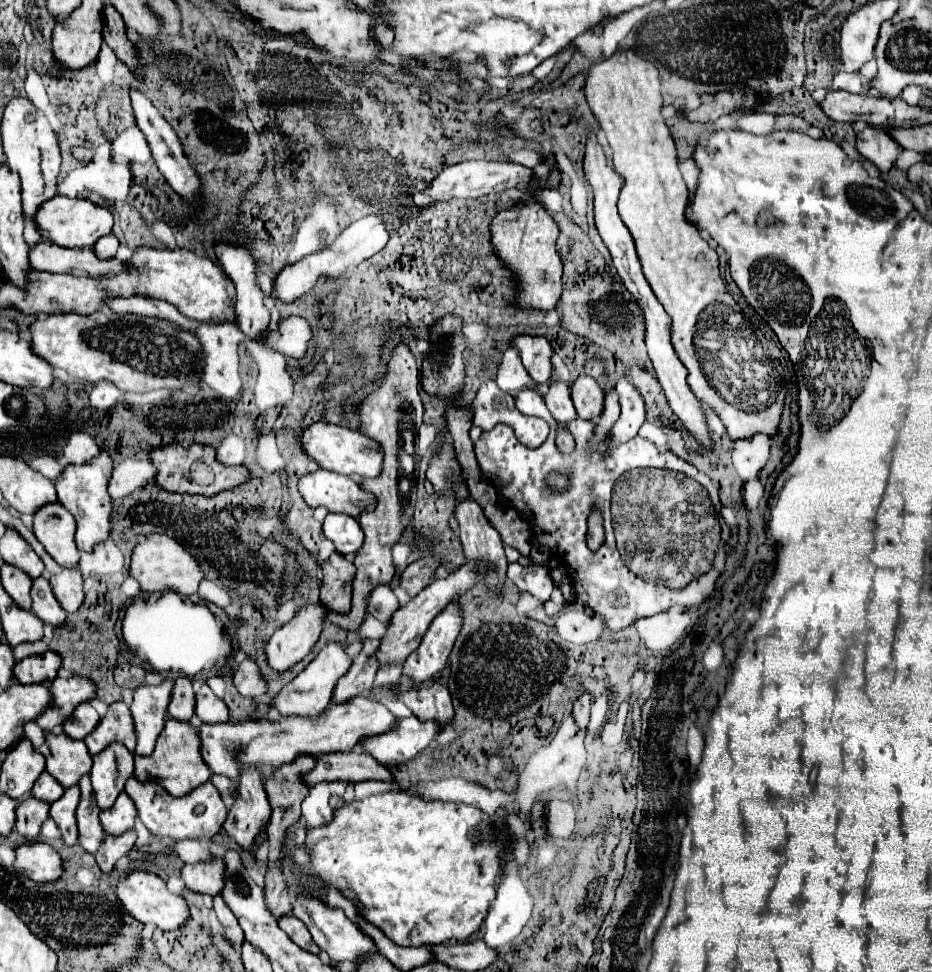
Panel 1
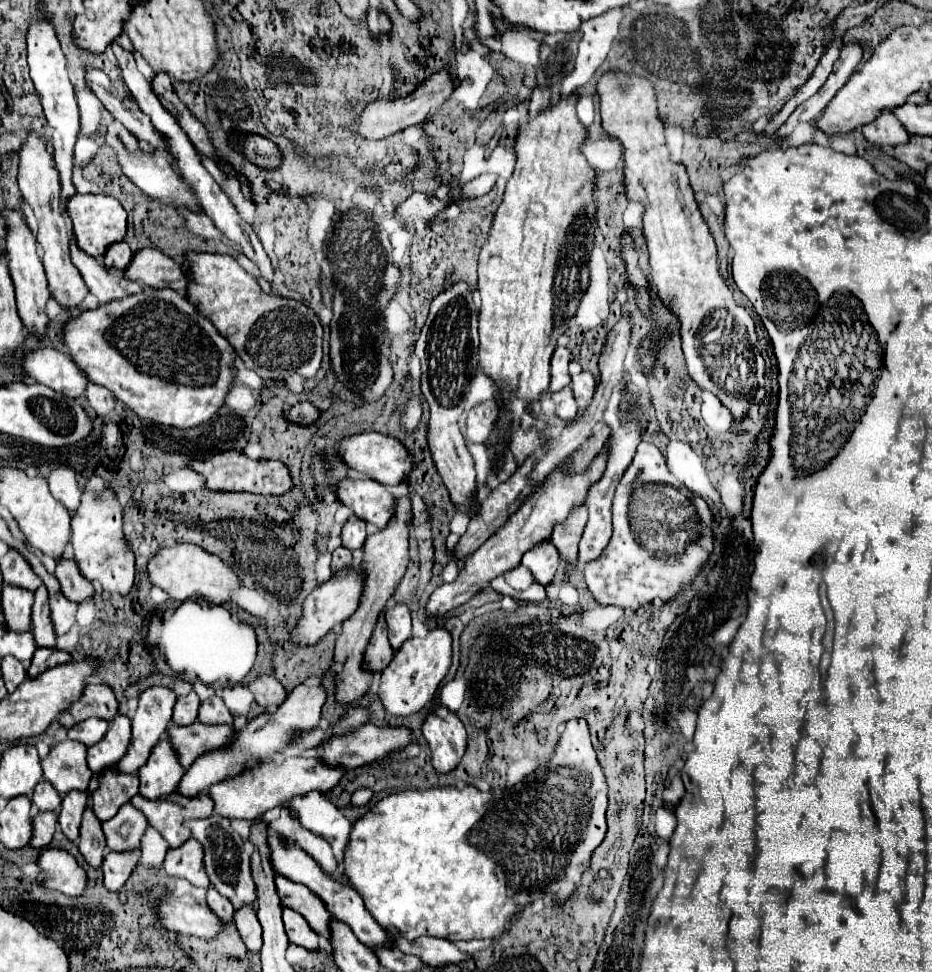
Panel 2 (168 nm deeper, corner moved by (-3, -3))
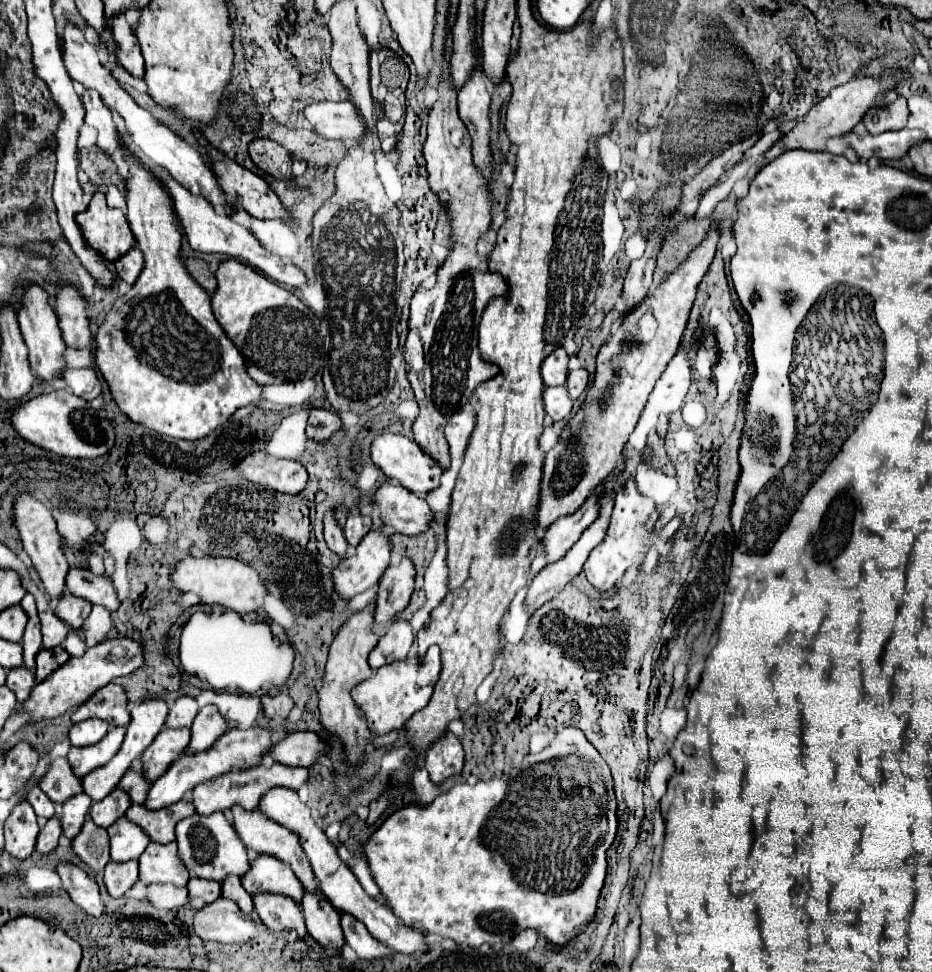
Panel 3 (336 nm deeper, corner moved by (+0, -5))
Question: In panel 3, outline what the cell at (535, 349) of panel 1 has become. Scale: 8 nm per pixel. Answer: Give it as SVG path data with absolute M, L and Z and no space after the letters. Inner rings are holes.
M563 347L555 349L551 355L545 357L545 361L541 363L541 377L543 377L543 383L547 387L565 383L565 379L567 379L567 361L569 361L569 355Z

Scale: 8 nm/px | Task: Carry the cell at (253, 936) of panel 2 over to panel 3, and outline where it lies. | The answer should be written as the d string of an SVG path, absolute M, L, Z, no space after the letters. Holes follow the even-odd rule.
M227 875L223 881L223 889L221 889L221 897L235 901L241 911L253 911L253 899L251 895L243 889L241 879L237 875Z

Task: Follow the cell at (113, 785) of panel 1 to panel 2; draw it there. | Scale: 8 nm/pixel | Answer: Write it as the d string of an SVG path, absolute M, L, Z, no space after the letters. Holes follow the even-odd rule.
M108 765L100 771L100 785L96 793L92 793L92 809L100 821L106 821L136 793L138 777L132 773L120 773L116 765Z

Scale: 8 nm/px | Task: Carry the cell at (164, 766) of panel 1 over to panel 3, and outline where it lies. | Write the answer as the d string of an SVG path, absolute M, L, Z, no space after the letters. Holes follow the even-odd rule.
M129 769L129 771L121 777L117 789L123 789L123 791L131 797L133 803L141 803L141 801L145 801L145 795L147 795L147 791L149 791L149 785L151 785L151 783L139 775L139 769Z

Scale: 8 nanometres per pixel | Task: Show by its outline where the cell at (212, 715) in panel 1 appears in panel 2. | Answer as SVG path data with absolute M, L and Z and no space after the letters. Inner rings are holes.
M212 695L206 701L202 701L198 721L206 725L232 725L234 719L232 719L232 713L226 709L224 701L218 695Z

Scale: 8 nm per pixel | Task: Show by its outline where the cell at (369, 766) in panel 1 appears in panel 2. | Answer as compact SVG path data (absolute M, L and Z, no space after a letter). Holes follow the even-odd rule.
M290 757L284 763L274 763L268 761L264 765L248 769L246 773L238 775L238 777L228 777L216 785L212 785L208 789L210 797L214 799L214 811L222 817L234 819L258 819L262 817L268 809L276 807L276 805L288 805L294 797L306 795L314 789L328 793L332 791L340 779L344 777L346 769L344 767L330 767L324 761L320 761L318 757Z

